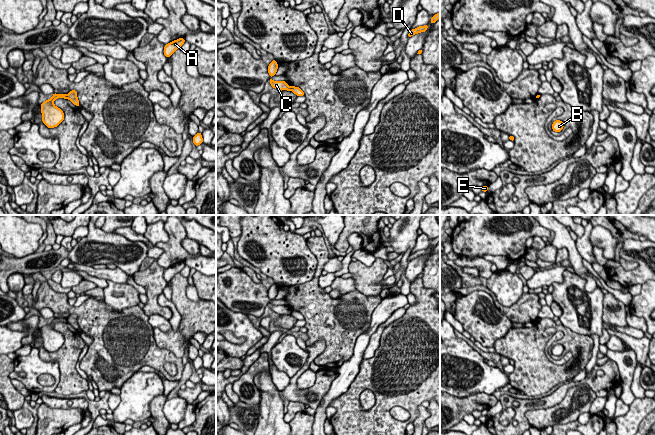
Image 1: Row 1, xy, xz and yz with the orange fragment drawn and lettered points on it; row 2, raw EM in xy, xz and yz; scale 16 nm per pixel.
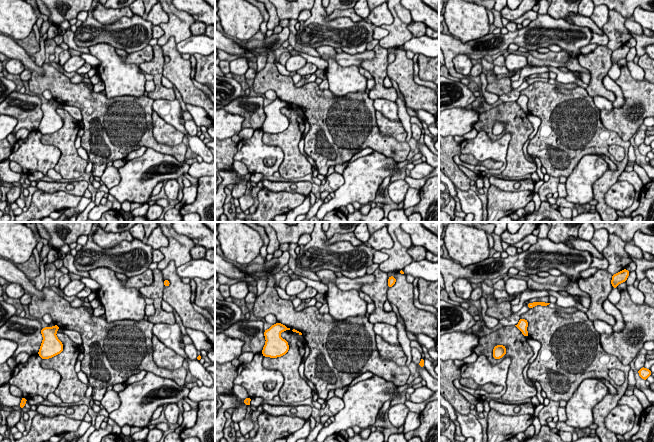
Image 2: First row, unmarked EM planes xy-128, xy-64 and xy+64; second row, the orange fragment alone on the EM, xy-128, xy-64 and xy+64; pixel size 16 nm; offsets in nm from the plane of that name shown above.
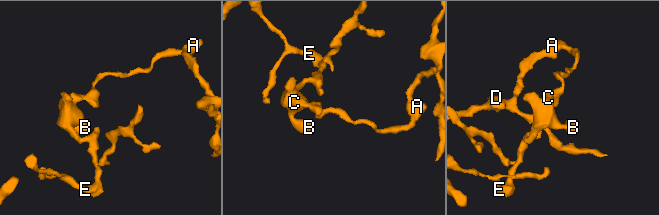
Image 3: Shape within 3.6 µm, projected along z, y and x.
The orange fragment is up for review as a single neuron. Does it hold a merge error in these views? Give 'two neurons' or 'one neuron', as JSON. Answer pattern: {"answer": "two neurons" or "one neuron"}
{"answer": "two neurons"}

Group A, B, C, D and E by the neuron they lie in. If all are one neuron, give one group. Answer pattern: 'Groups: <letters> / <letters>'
Groups: A D / B C E

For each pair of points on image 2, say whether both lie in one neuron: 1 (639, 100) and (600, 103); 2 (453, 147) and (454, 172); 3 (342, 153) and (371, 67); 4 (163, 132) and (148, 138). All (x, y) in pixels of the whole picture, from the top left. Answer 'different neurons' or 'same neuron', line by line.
1: different neurons
2: same neuron
3: different neurons
4: different neurons

